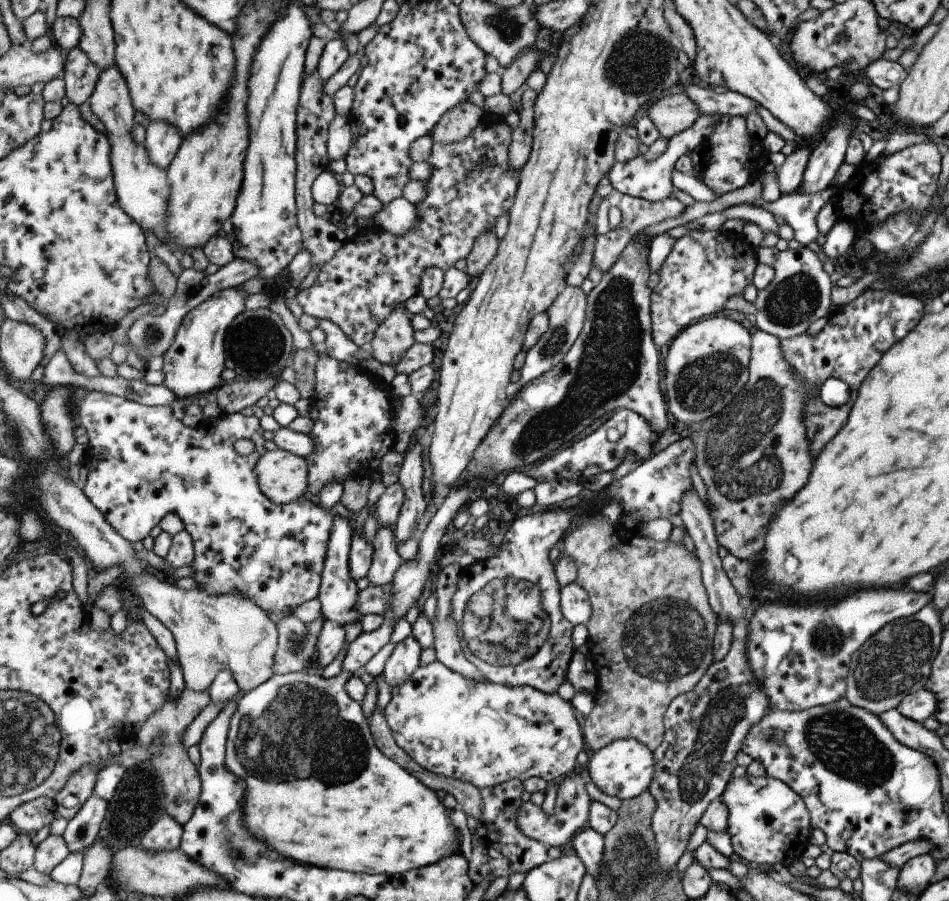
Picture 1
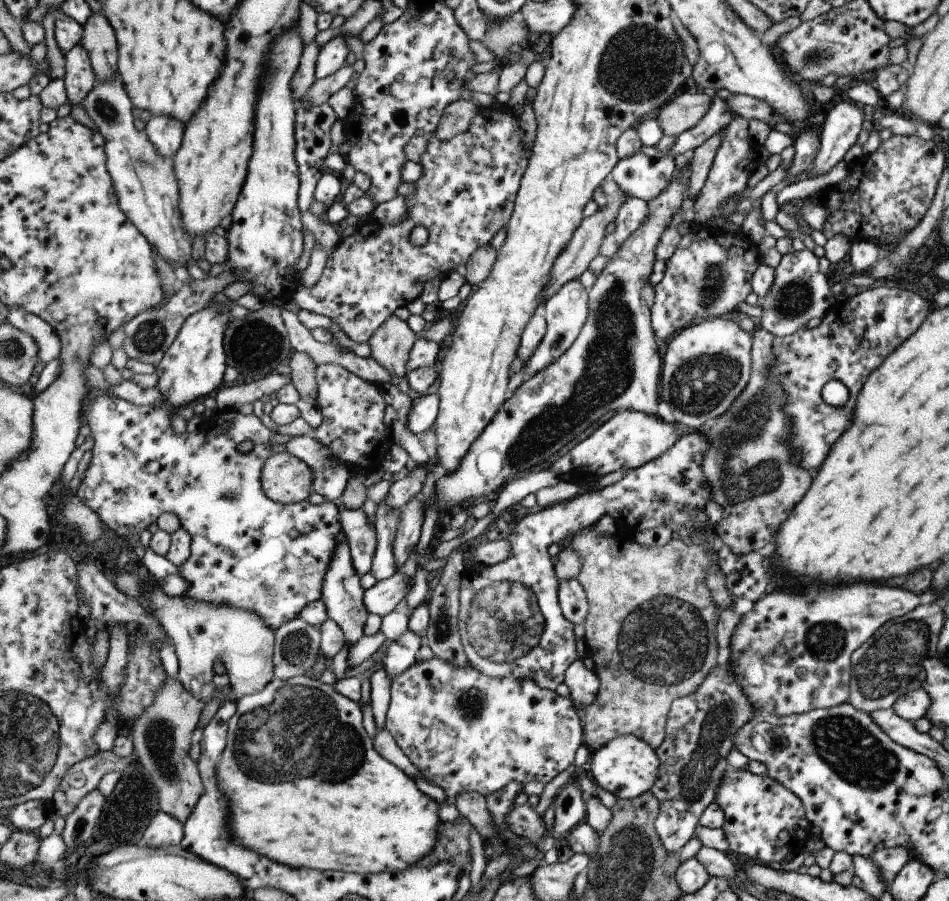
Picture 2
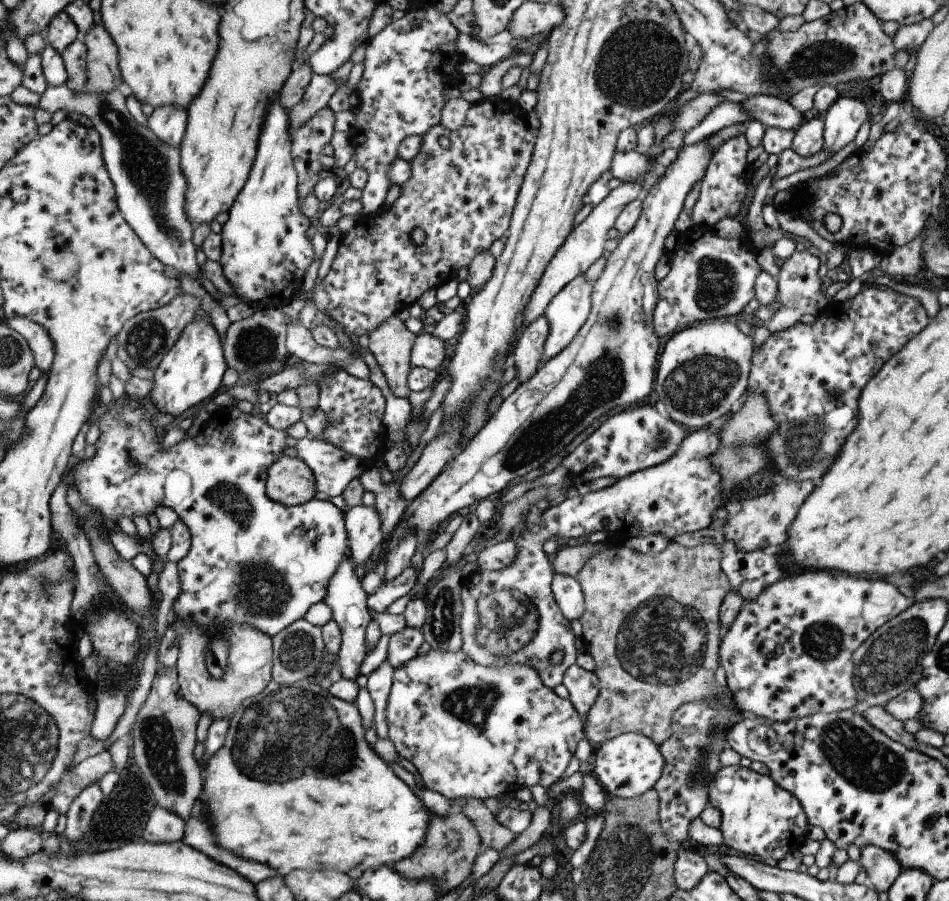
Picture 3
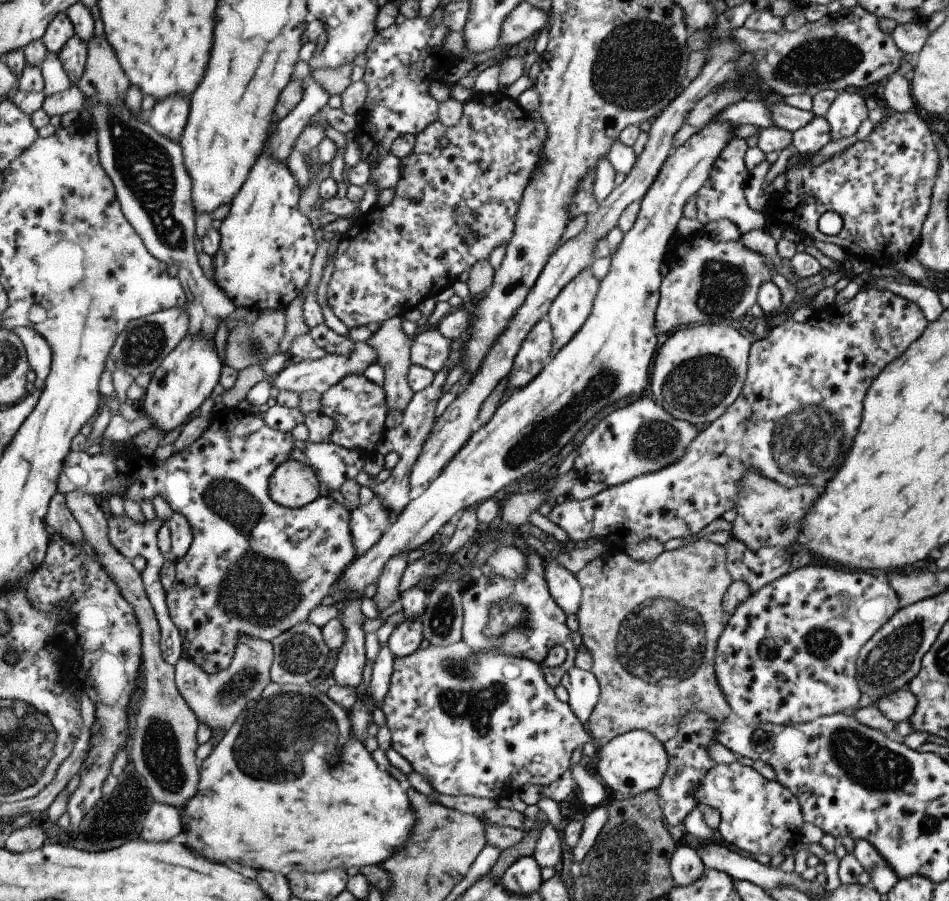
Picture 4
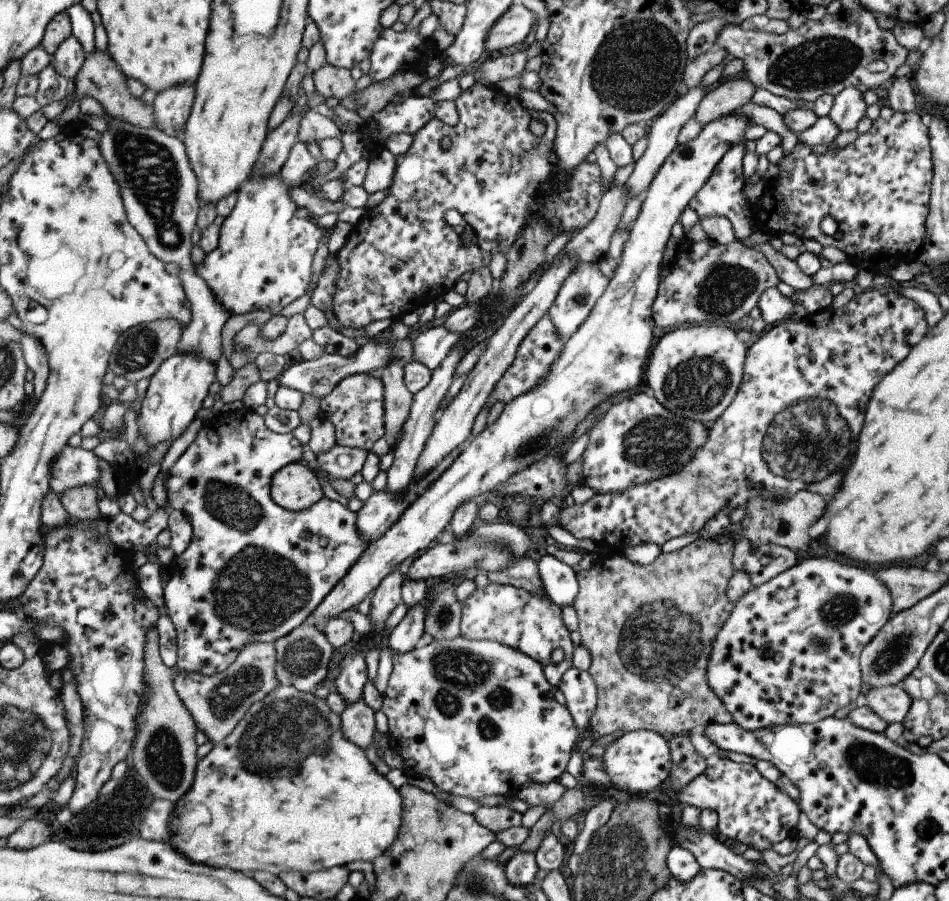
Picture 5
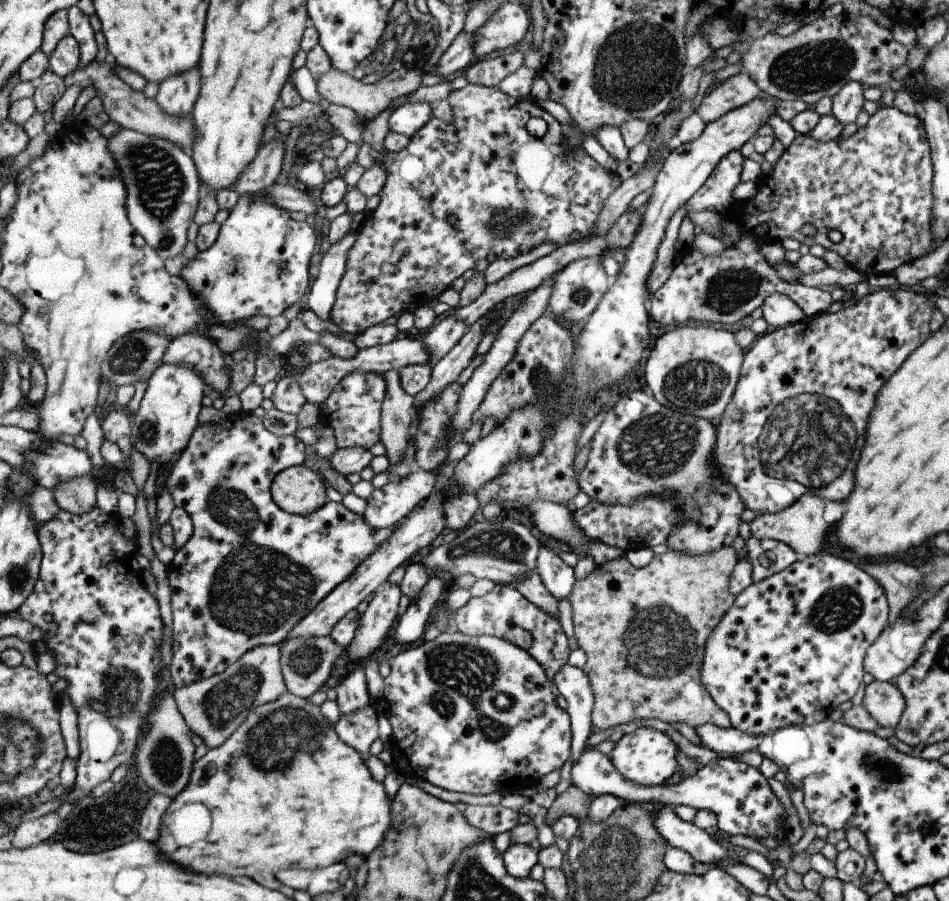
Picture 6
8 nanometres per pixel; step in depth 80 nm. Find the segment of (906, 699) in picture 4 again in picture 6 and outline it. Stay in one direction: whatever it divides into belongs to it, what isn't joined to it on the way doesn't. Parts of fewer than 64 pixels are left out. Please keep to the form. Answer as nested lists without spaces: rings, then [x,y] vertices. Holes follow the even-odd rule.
[[[872,680],[865,685],[861,706],[878,726],[894,728],[905,706],[902,694],[889,681]]]

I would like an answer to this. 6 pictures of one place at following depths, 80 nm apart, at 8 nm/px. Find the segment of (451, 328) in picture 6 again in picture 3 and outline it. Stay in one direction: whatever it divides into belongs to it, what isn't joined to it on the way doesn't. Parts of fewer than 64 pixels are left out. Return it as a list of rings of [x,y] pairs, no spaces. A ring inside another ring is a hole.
[[[432,333],[418,335],[412,351],[412,364],[415,367],[427,367],[439,370],[445,360],[445,341]]]

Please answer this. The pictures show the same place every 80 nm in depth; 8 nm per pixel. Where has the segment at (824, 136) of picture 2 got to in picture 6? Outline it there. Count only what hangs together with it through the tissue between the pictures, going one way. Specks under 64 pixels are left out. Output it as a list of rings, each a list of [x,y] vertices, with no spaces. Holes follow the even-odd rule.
[[[851,81],[843,85],[837,94],[832,96],[831,114],[844,126],[854,122],[859,110],[862,109],[863,91],[861,84]]]

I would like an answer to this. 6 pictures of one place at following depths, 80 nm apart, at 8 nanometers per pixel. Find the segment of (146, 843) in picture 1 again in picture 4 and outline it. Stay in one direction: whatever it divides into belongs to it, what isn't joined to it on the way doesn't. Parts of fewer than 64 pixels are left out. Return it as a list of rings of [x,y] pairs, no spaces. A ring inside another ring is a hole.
[[[155,801],[148,814],[142,839],[155,842],[178,840],[179,832],[183,832],[181,814],[181,810]]]

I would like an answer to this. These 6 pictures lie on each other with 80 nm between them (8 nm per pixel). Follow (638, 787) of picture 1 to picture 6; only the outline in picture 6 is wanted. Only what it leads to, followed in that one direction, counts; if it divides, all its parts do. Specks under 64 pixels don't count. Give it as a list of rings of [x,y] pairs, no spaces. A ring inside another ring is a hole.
[[[639,727],[631,734],[623,736],[610,754],[624,777],[649,786],[660,785],[669,780],[671,774],[678,770],[678,756],[678,748],[669,736],[650,727]]]

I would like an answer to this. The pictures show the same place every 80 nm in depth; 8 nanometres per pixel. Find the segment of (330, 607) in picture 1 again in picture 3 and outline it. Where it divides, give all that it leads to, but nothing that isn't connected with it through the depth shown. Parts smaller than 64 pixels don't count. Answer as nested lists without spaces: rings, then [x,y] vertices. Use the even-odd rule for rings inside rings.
[[[352,558],[344,560],[331,579],[328,586],[328,596],[325,598],[325,602],[329,603],[333,609],[335,622],[339,623],[342,630],[342,647],[338,652],[337,661],[338,669],[341,678],[352,681],[364,681],[361,667],[363,660],[370,653],[366,645],[366,630],[372,619],[371,612],[369,612],[368,594],[363,590],[360,580]]]

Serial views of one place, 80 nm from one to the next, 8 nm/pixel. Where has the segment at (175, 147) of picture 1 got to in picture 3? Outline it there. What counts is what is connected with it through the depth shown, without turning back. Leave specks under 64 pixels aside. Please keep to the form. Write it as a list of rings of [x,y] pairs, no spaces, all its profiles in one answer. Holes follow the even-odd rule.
[[[175,105],[156,108],[147,125],[163,142],[180,148],[188,125],[187,110]]]

